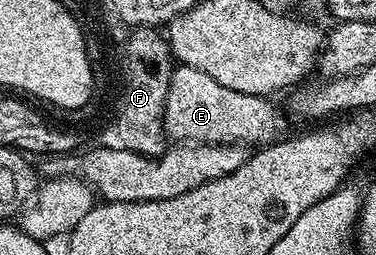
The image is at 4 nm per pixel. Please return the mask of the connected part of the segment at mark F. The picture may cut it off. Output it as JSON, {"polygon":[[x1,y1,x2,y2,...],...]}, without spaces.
{"polygon":[[154,27,135,28,127,41,122,73,114,79,108,97,104,97,104,101,114,107,108,119,110,129,104,130,100,139,104,147,130,150,151,158,165,152,168,141,162,115,173,70,174,58,165,36]]}

